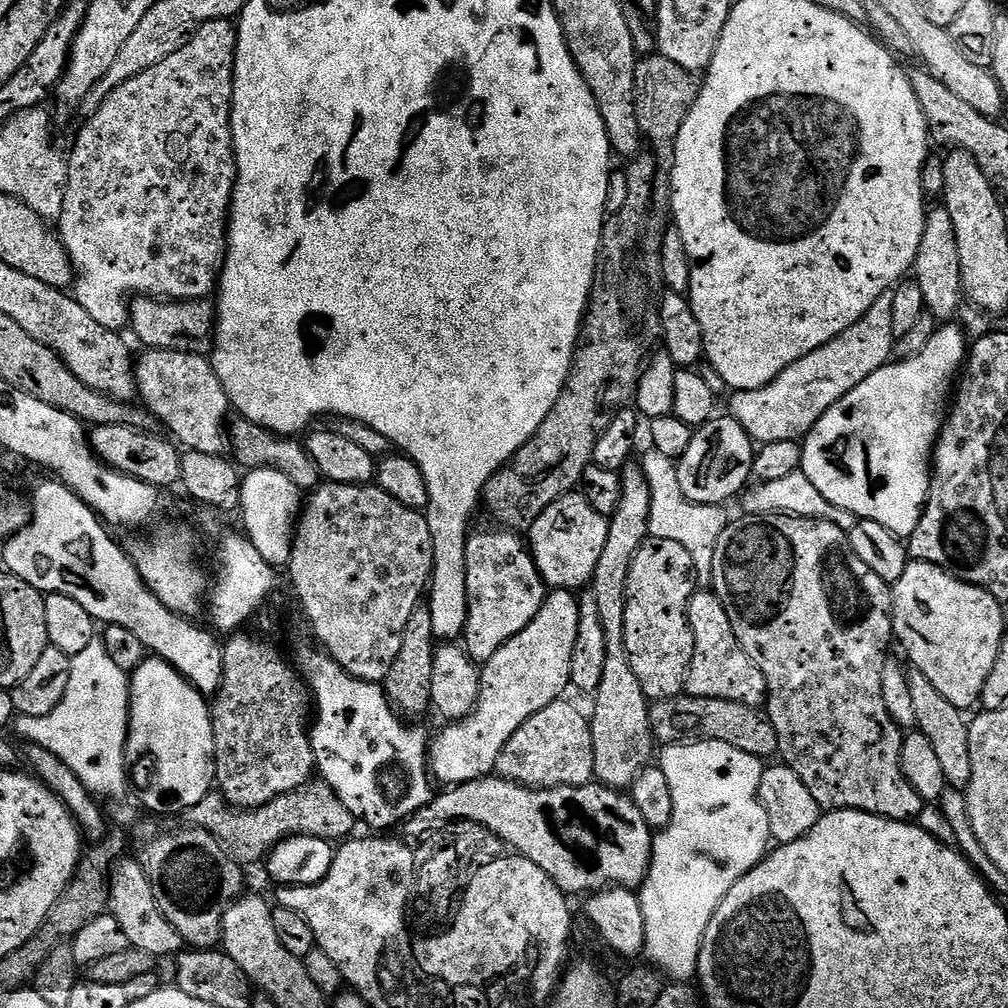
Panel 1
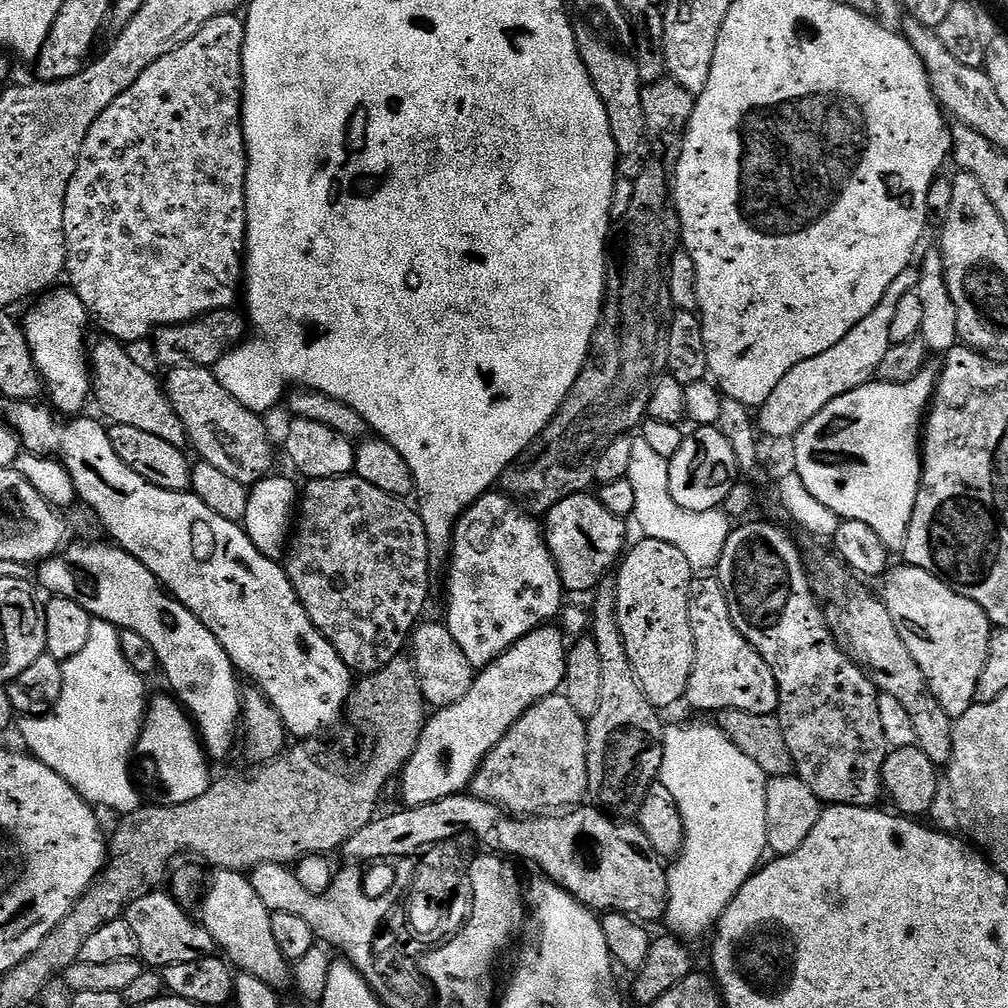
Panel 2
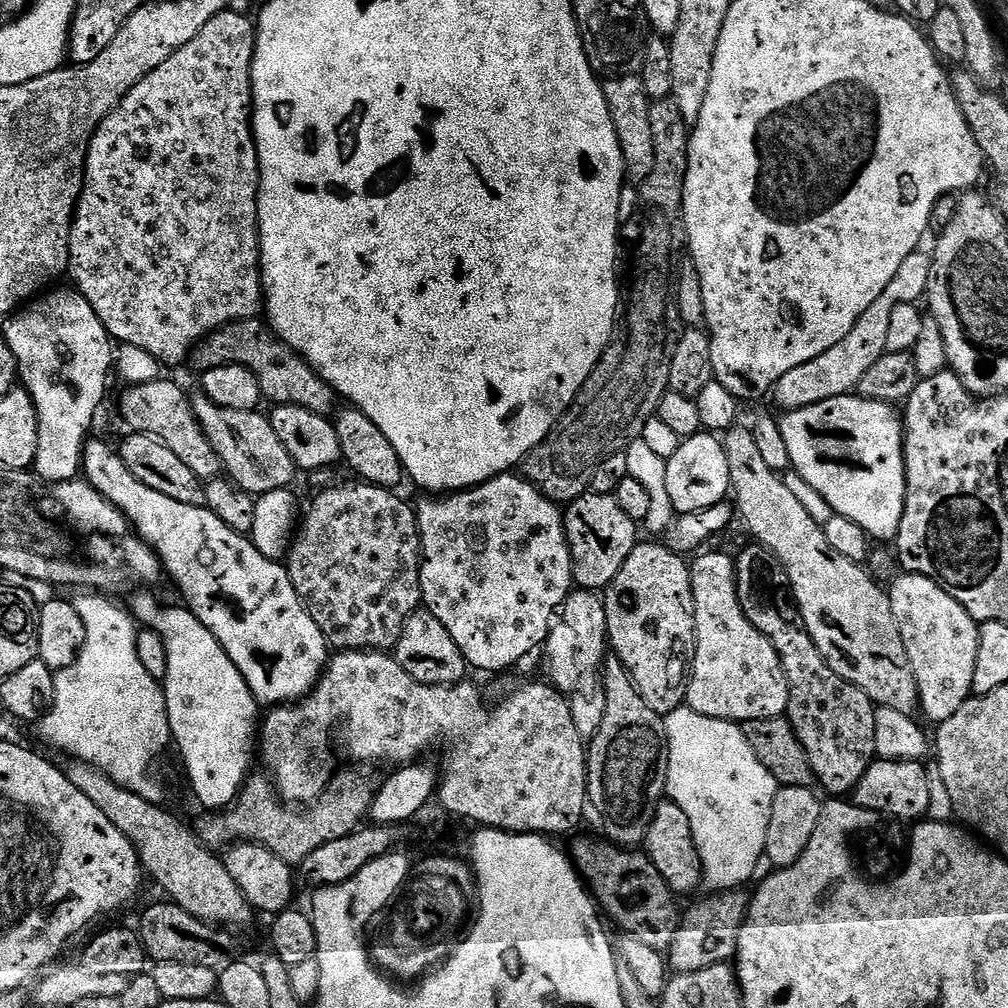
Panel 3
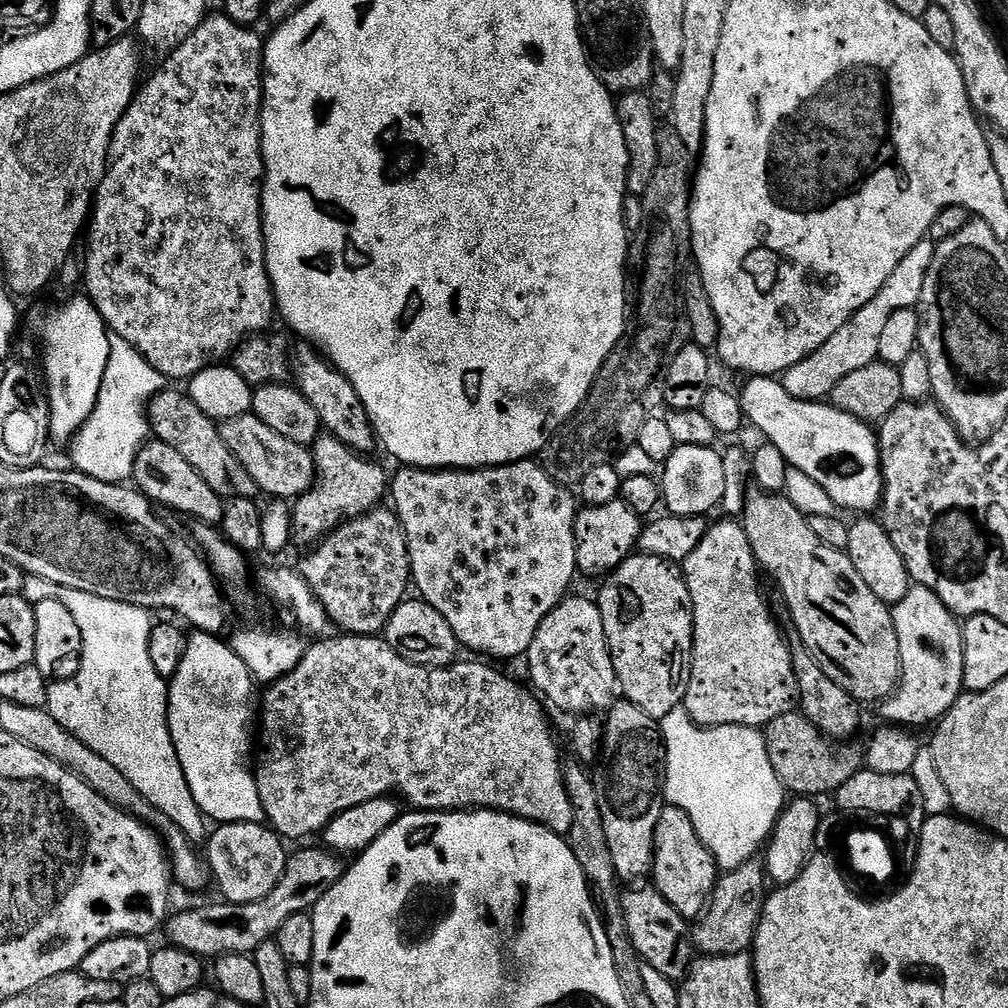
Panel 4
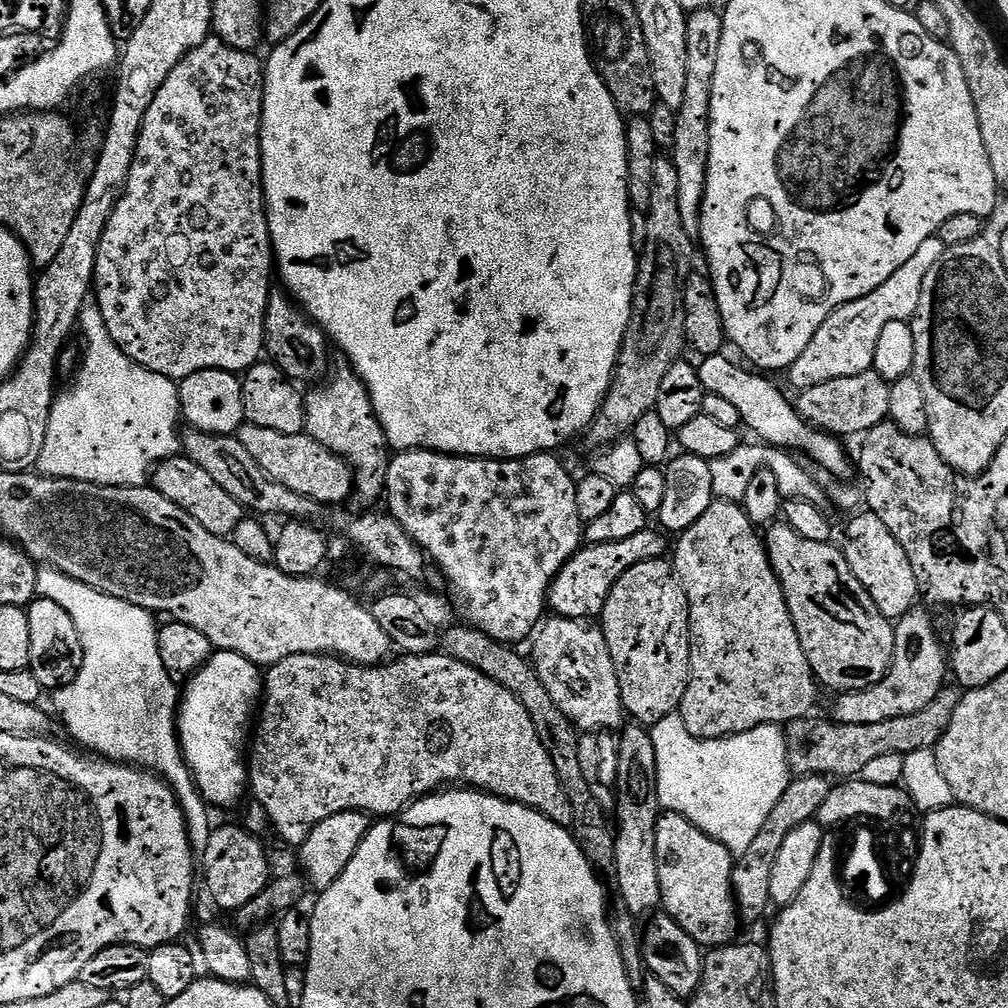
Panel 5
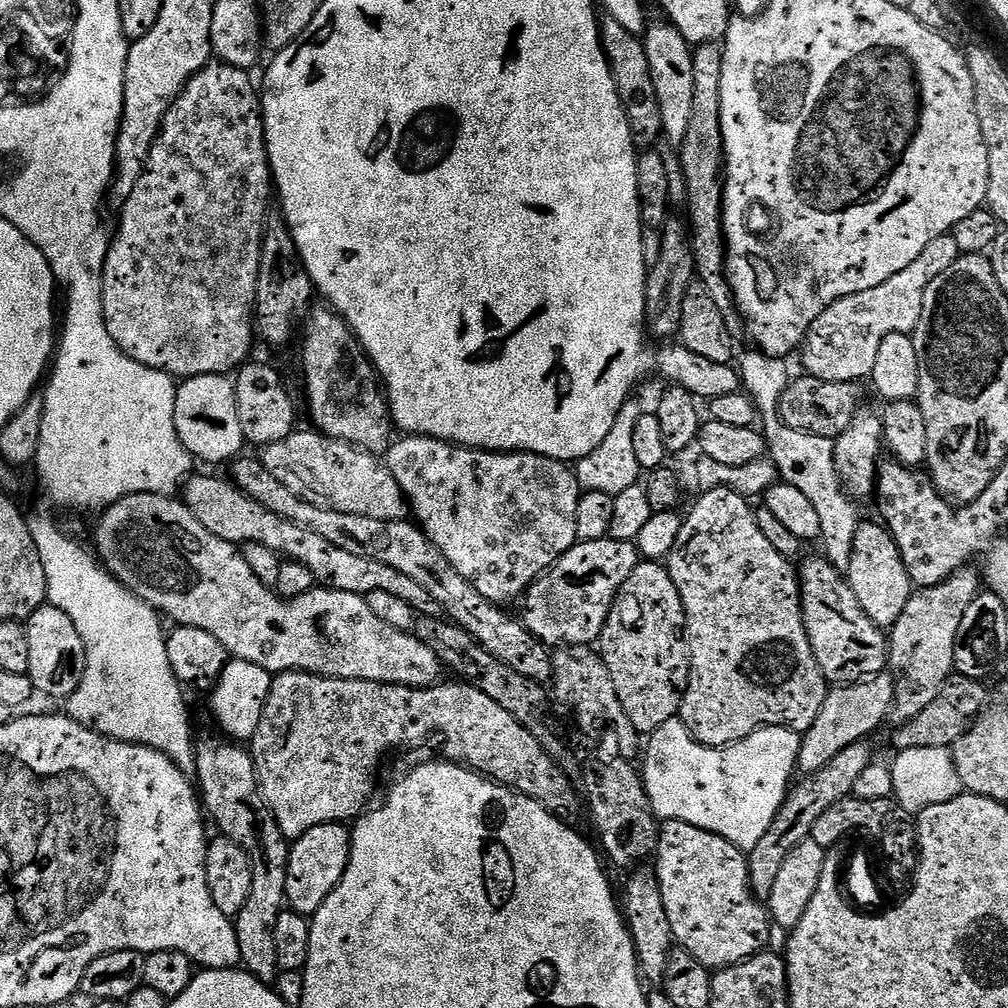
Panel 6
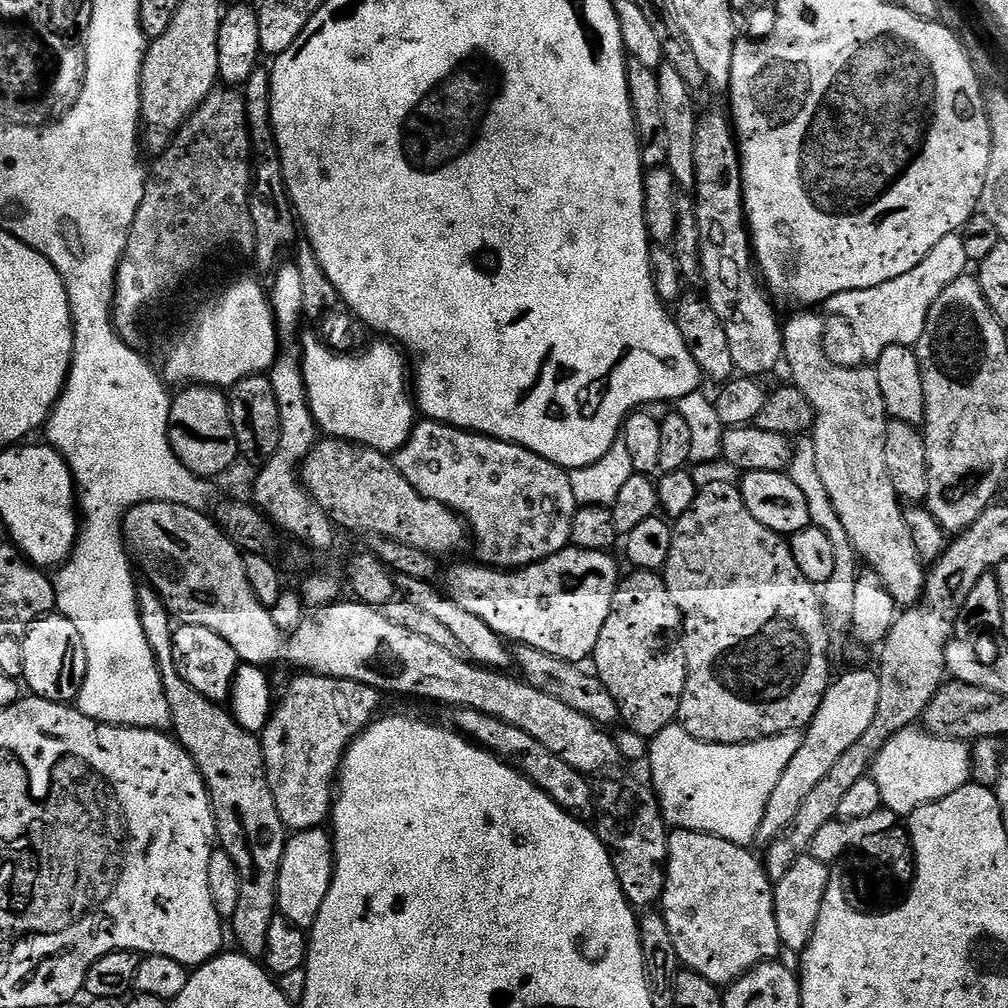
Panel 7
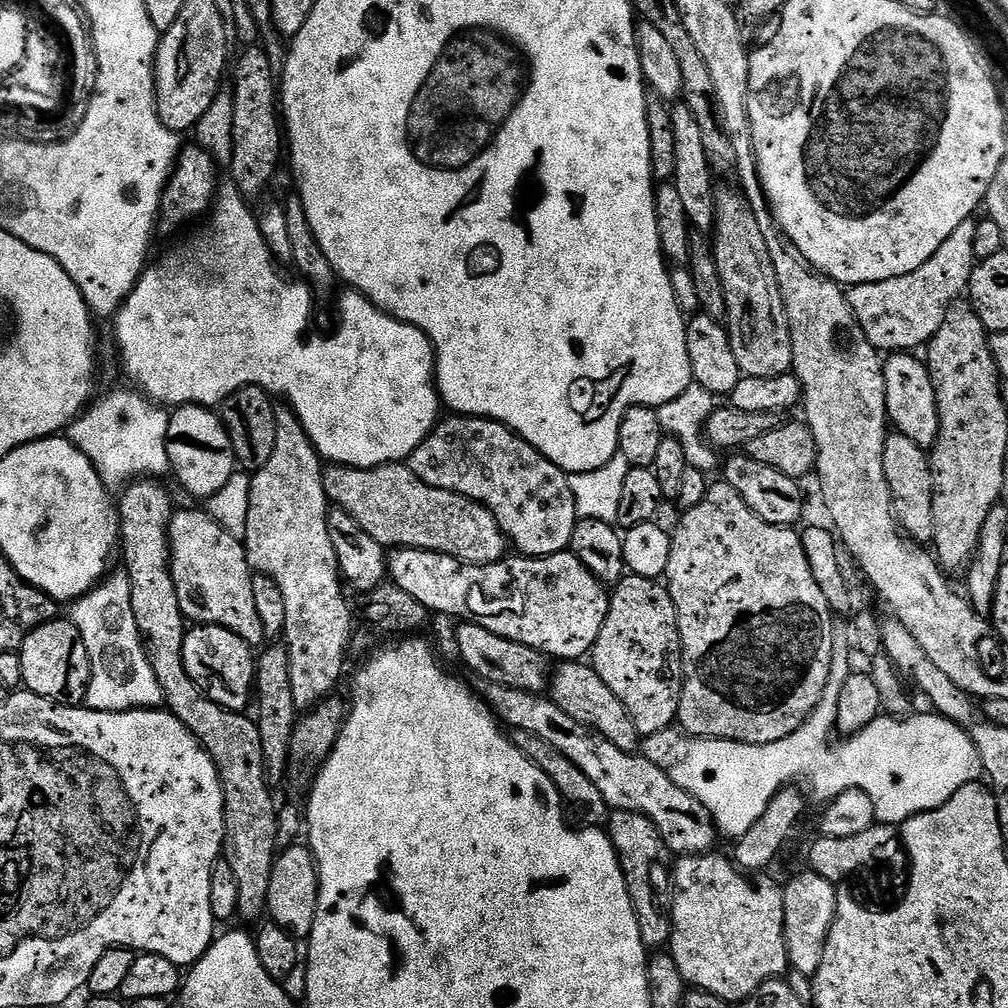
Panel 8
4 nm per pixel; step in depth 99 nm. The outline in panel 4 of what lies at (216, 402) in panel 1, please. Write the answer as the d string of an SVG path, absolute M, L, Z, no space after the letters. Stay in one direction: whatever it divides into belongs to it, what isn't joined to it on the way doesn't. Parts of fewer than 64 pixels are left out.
M254 415L239 416L223 421L219 425L220 437L226 446L242 462L246 474L254 478L257 489L264 492L268 498L275 498L280 502L292 502L302 493L312 489L312 484L316 480L316 467L311 451L305 445L290 442L290 438L282 438L282 434L277 434L266 426Z

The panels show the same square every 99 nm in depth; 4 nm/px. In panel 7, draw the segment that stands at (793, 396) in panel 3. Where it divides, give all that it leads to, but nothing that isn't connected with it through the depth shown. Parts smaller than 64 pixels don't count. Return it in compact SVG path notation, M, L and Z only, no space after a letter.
M963 235L947 236L914 266L914 270L901 274L899 278L890 278L882 286L870 286L870 290L850 290L834 294L826 302L829 308L846 327L852 331L852 340L856 343L857 361L875 362L890 346L914 346L926 330L930 306L938 302L938 294L950 286L957 278L969 271L970 261L966 258L966 246Z

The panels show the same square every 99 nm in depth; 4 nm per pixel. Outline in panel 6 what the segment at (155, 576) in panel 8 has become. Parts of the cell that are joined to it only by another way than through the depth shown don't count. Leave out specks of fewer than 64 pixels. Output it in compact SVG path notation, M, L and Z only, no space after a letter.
M223 735L199 737L196 740L196 774L195 783L198 785L199 795L202 797L202 808L205 813L217 824L219 835L229 836L250 858L252 867L252 881L250 882L250 898L246 898L246 906L234 918L240 964L243 971L252 973L269 986L275 985L280 972L278 953L274 951L274 922L278 922L278 914L285 911L286 901L286 870L288 869L289 841L285 840L282 830L278 830L278 822L274 822L274 814L266 806L260 796L260 787L256 777L256 767L252 761L251 751L243 743Z

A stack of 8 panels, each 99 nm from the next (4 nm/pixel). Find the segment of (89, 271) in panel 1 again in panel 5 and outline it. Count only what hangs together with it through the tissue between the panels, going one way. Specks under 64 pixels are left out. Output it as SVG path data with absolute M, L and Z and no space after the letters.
M212 34L202 42L202 46L186 54L186 58L182 58L182 62L174 66L170 78L166 78L166 82L154 96L150 110L146 112L124 193L114 206L114 214L110 214L106 234L102 234L102 242L98 246L94 302L102 310L102 318L106 322L106 330L110 330L110 338L114 338L116 345L138 366L154 370L154 374L162 374L177 382L202 370L243 374L261 363L265 355L266 306L268 297L274 291L274 253L268 225L268 207L264 204L264 167L260 149L265 65L258 56L255 51L243 52L228 46L217 35Z

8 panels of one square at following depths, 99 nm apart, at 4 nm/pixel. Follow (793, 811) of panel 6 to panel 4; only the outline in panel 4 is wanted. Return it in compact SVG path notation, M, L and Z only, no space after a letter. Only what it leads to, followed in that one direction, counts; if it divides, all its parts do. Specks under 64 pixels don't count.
M753 858L742 862L734 870L724 872L719 877L708 899L708 907L695 921L690 935L697 949L704 956L729 956L748 952L762 918L765 899L770 891L770 881L763 859Z

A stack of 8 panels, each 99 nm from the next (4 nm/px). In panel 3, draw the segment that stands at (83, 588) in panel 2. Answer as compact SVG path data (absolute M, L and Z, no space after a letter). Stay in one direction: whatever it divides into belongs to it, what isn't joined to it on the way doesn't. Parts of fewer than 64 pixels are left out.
M136 590L131 593L130 599L132 599L132 604L130 603L130 611L135 617L137 621L143 627L145 628L152 628L160 638L164 642L166 642L166 656L168 658L168 675L164 677L162 681L162 687L164 690L164 697L166 698L166 706L168 707L168 725L170 726L170 730L172 731L172 740L174 741L174 748L177 748L178 751L180 751L180 756L182 759L184 759L184 768L186 771L188 771L188 780L190 783L192 783L192 792L194 795L197 796L198 799L201 800L202 803L205 804L206 807L208 807L208 810L223 810L228 807L229 804L233 804L236 800L237 794L240 792L240 788L242 785L244 785L246 777L249 775L250 769L248 767L252 764L252 756L254 760L254 753L257 751L258 748L258 716L256 720L256 708L258 709L258 702L254 698L254 694L250 690L250 686L246 686L246 682L242 678L242 674L238 670L238 666L234 666L234 662L230 662L230 658L226 654L226 650L222 650L222 646L217 642L217 640L214 638L214 634L210 634L210 630L206 630L206 626L202 626L202 622L193 614L193 612L188 611L187 607L179 606L180 608L163 608L162 605L160 605L160 600L158 597L155 596L155 591L152 590Z

